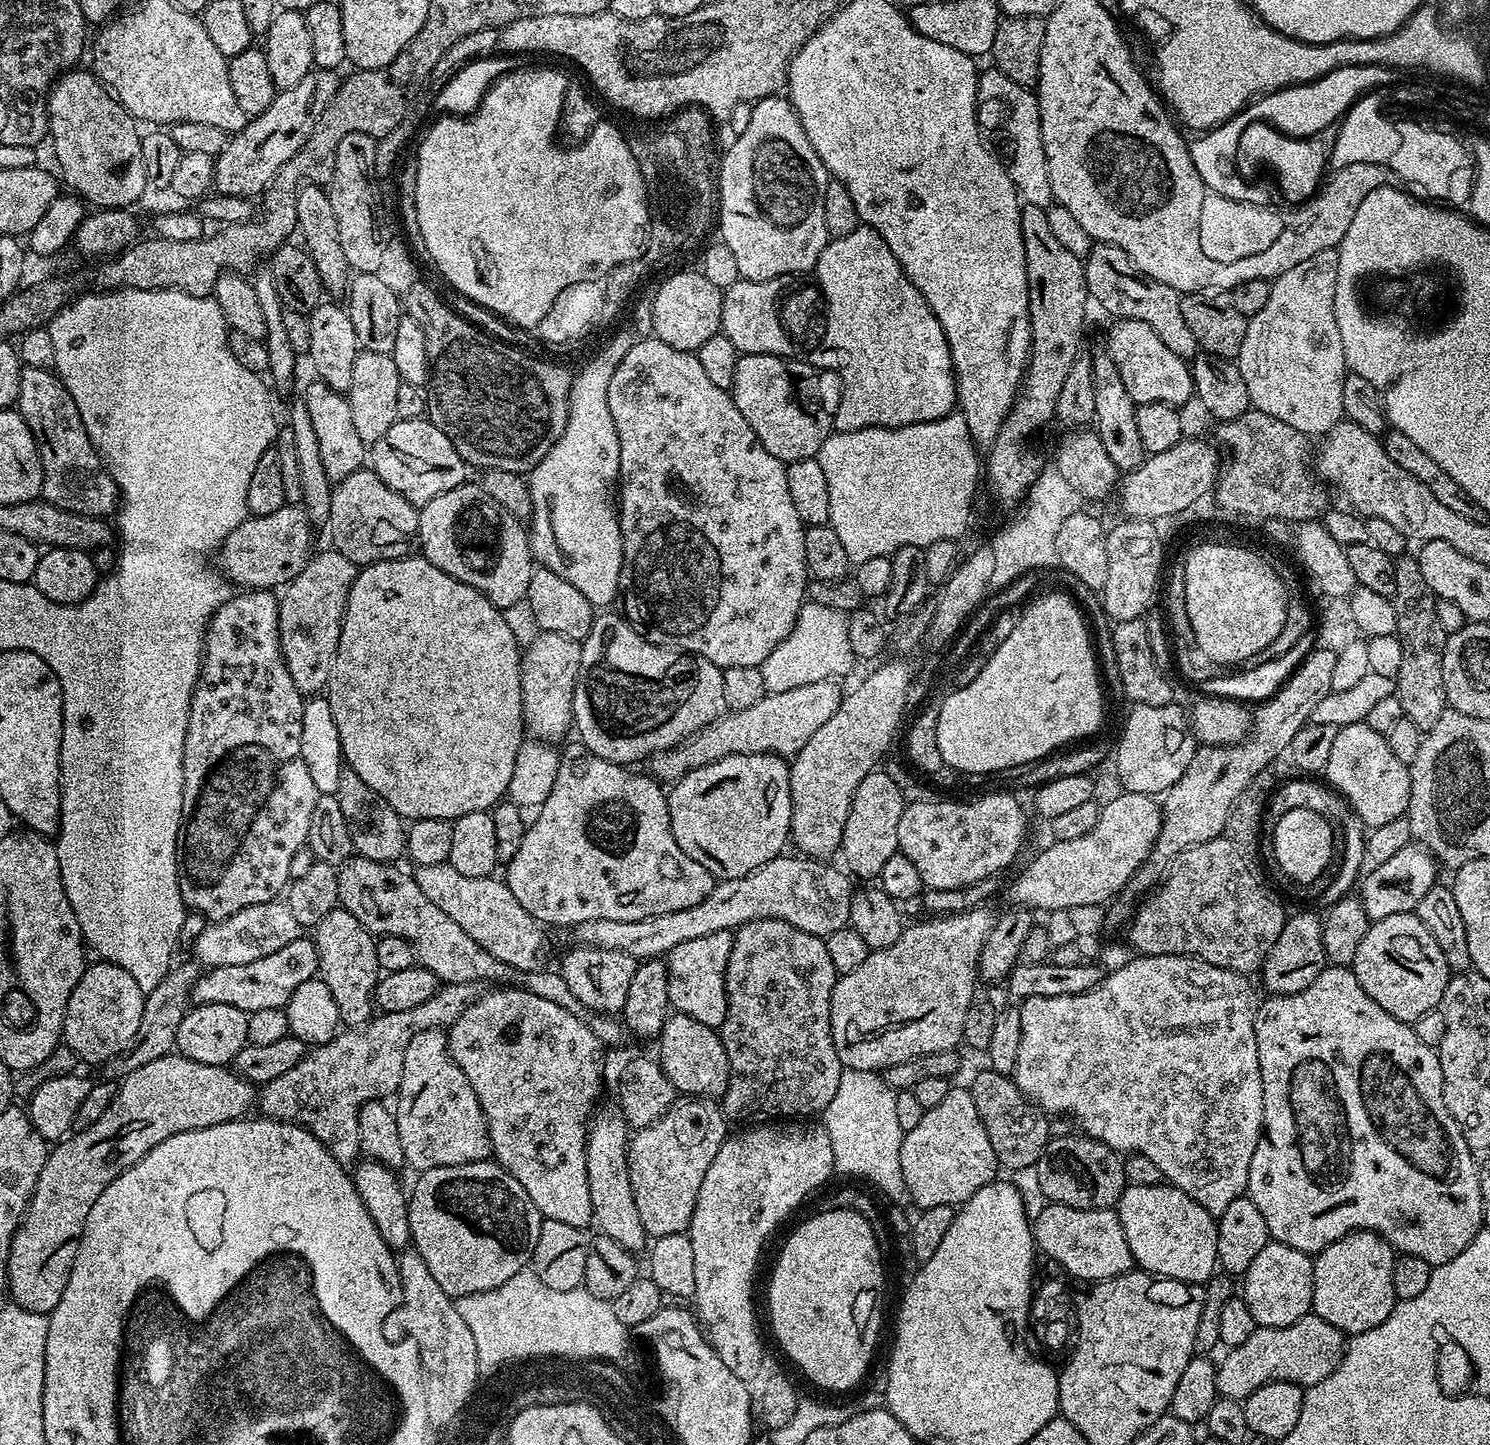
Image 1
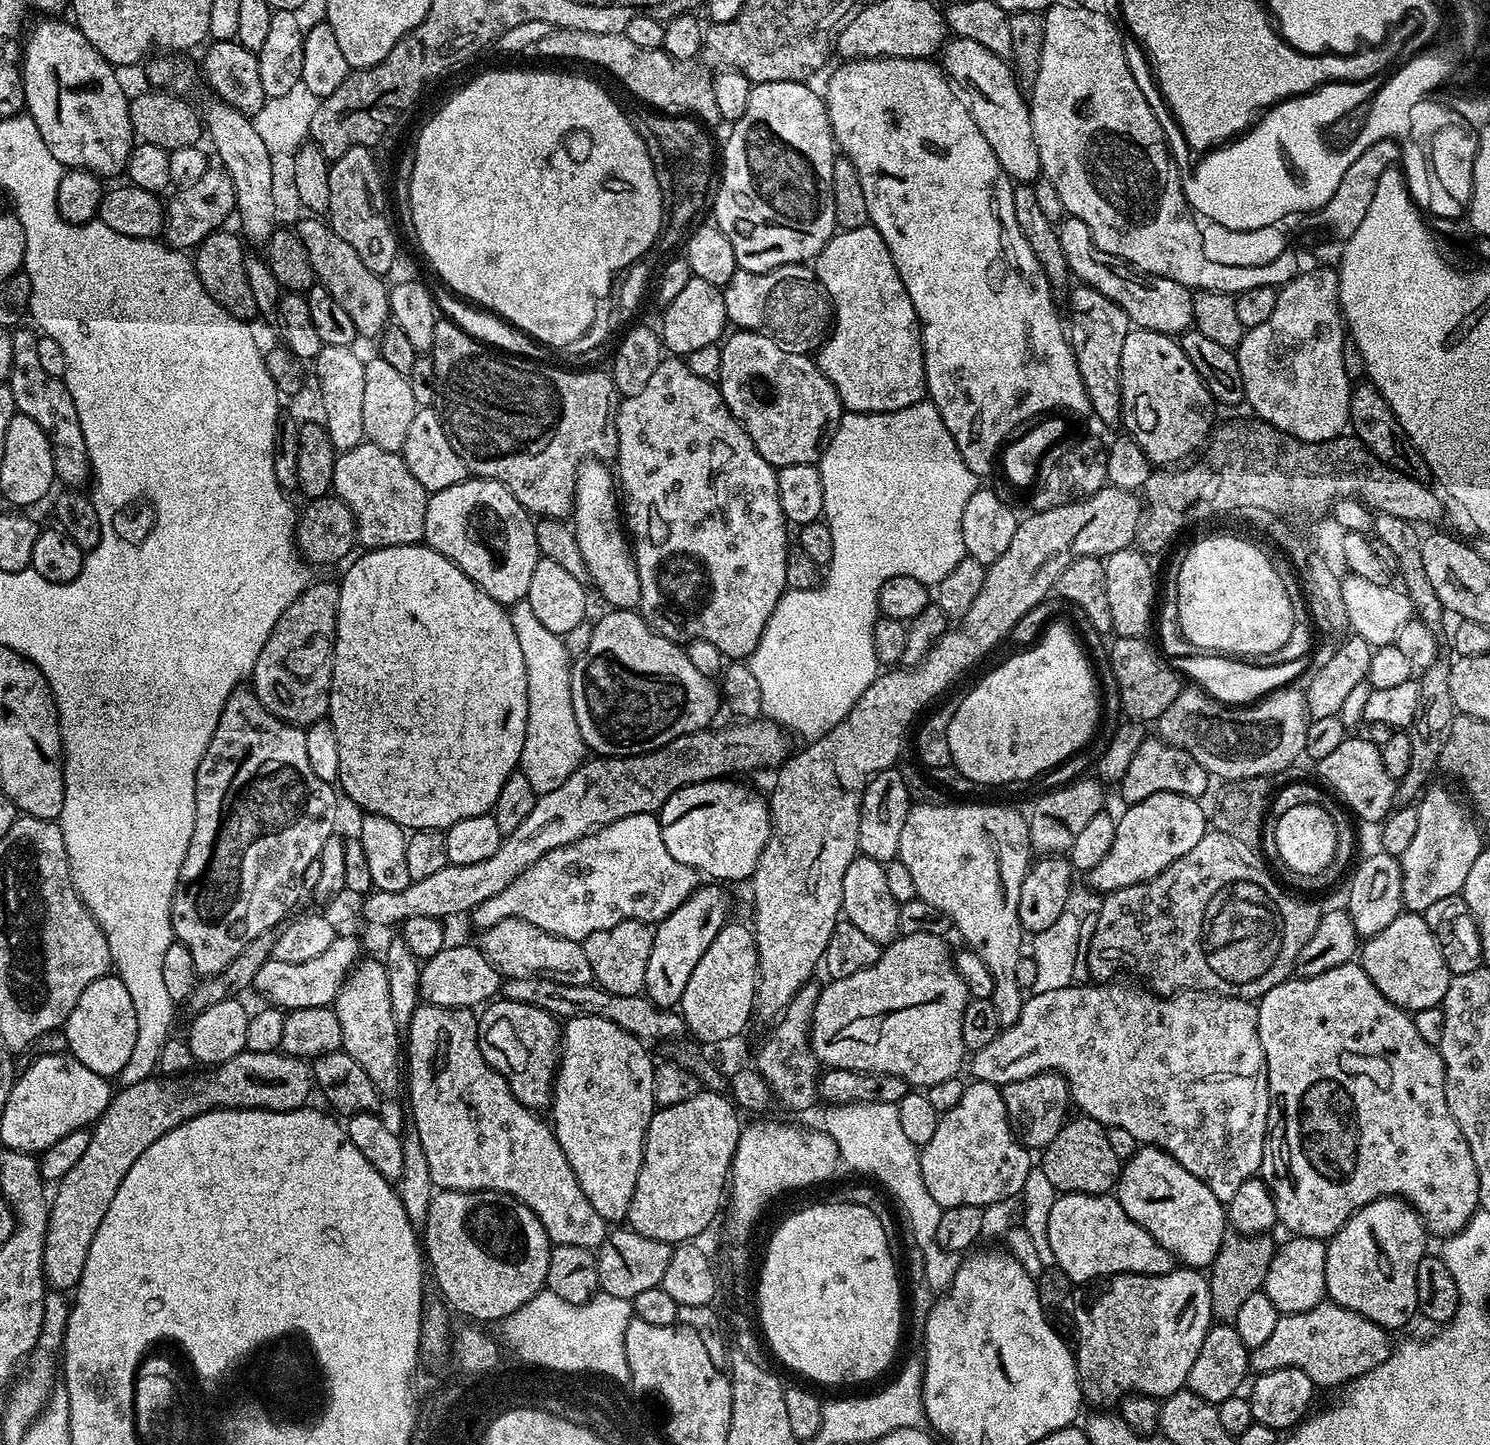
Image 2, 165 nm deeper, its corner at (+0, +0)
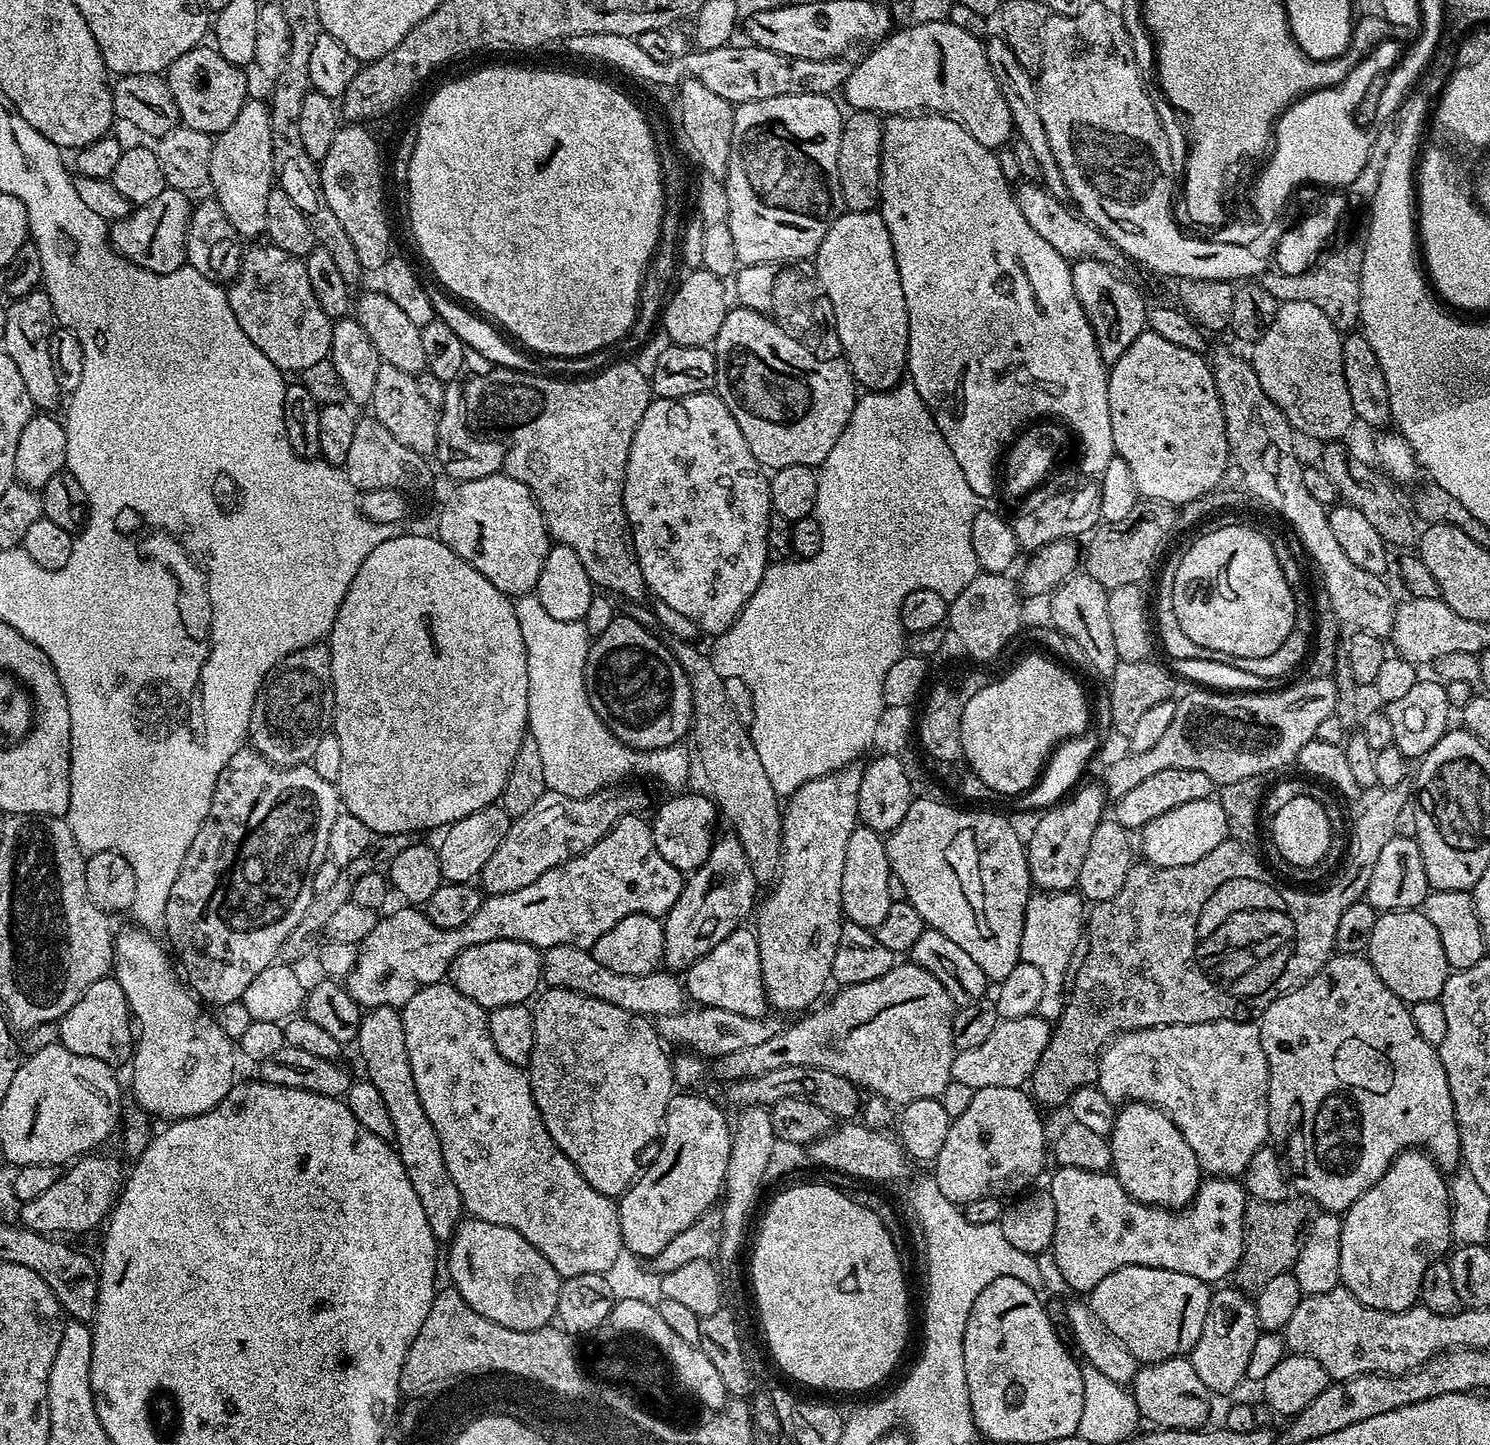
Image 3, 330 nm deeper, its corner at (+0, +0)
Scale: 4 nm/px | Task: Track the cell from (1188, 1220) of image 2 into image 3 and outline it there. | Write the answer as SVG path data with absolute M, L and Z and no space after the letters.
M1139 1102L1125 1103L1117 1111L1110 1143L1112 1145L1111 1171L1118 1183L1138 1202L1151 1204L1157 1208L1179 1210L1187 1208L1196 1197L1196 1191L1202 1183L1202 1169L1198 1158L1194 1150L1190 1150L1190 1146L1182 1138L1178 1126L1174 1126L1172 1119L1159 1108Z

